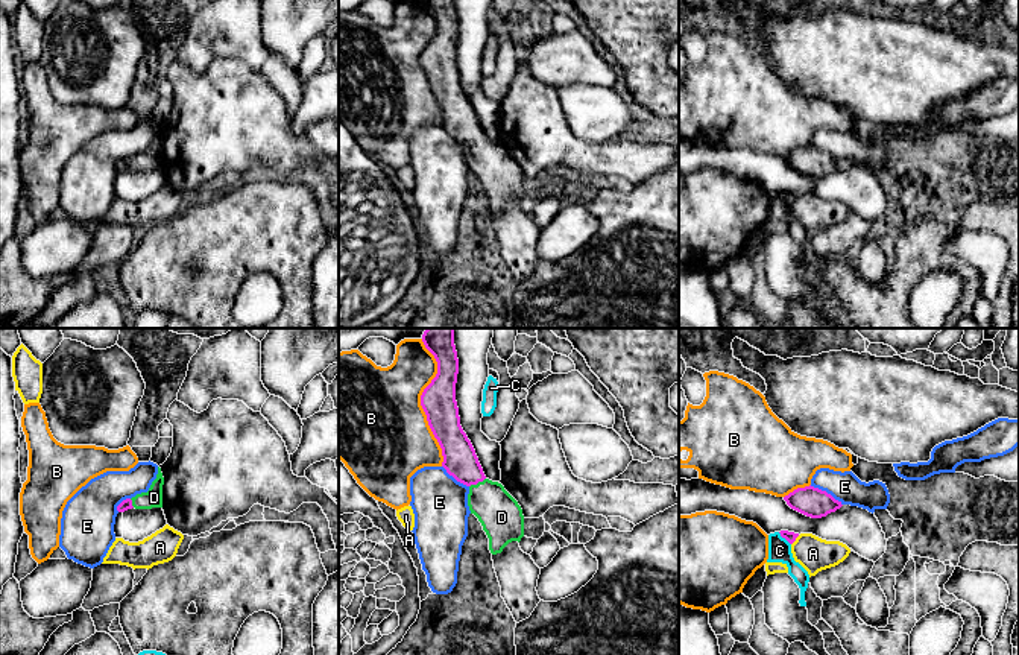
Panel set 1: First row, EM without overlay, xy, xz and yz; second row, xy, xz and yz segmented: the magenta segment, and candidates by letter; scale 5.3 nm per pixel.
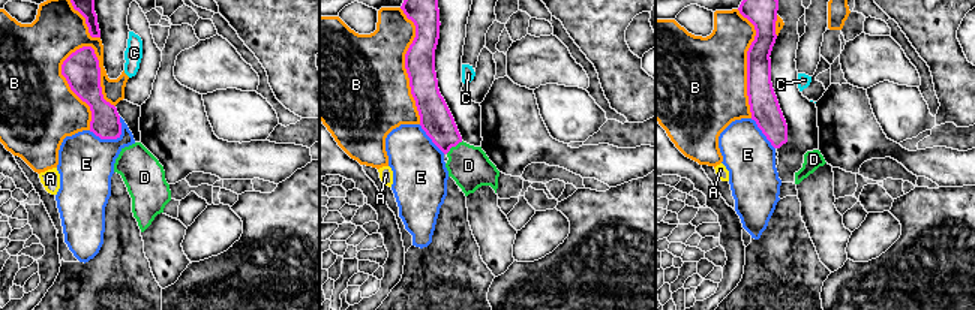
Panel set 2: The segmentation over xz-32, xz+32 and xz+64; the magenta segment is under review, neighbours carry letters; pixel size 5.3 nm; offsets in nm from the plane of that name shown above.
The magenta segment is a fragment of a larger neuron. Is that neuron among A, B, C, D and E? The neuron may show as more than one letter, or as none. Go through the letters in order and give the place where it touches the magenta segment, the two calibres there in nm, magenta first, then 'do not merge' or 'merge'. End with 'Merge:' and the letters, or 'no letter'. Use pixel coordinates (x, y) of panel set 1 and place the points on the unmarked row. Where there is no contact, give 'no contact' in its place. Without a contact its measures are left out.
A: meets magenta in yz at (795, 199); 60 nm thick on the magenta side, 180 nm on the other; do not merge
B: meets magenta in xz at (421, 63); 190 nm thick on the magenta side, 500 nm on the other; do not merge
C: meets magenta in yz at (784, 196); 60 nm thick on the magenta side, 130 nm on the other; do not merge
D: meets magenta in xz at (477, 142); 180 nm thick on the magenta side, 220 nm on the other; merge
E: meets magenta in yz at (825, 151); 160 nm thick on the magenta side, 160 nm on the other; do not merge
Merge: D

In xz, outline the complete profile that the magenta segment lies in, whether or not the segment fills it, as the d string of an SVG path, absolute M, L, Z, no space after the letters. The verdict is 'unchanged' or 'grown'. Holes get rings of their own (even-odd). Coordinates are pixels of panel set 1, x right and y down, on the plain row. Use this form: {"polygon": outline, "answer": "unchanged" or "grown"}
{"polygon": "M422 0L437 21L437 33L421 55L421 65L437 99L442 126L469 147L468 166L489 198L492 214L524 196L524 175L518 161L498 141L489 140L475 109L460 85L456 61L459 18L454 0Z", "answer": "grown"}

